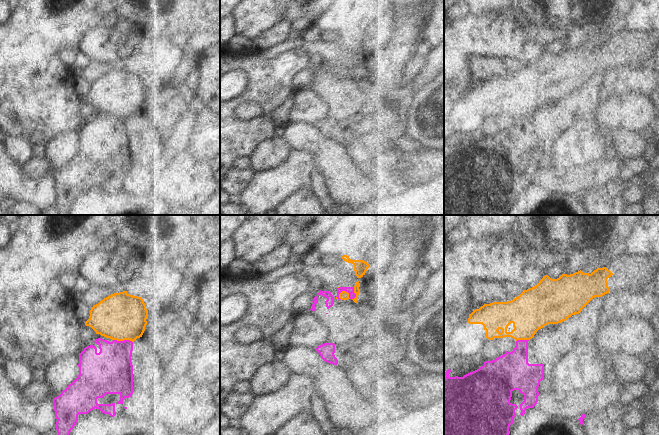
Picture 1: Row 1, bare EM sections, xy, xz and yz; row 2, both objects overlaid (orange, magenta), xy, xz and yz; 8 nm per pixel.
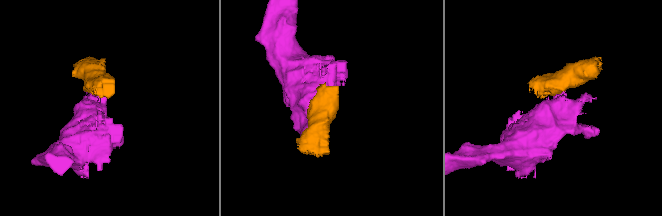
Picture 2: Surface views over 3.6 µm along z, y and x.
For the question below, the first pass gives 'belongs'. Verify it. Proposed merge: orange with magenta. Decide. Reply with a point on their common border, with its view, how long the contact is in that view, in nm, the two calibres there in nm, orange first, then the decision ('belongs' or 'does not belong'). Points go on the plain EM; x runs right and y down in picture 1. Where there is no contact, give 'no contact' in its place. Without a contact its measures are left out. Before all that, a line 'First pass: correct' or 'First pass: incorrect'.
First pass: incorrect
meets orange in xz at (344, 67); contact 120 nm long; 70 nm thick on the orange side, 60 nm on the other; does not belong

